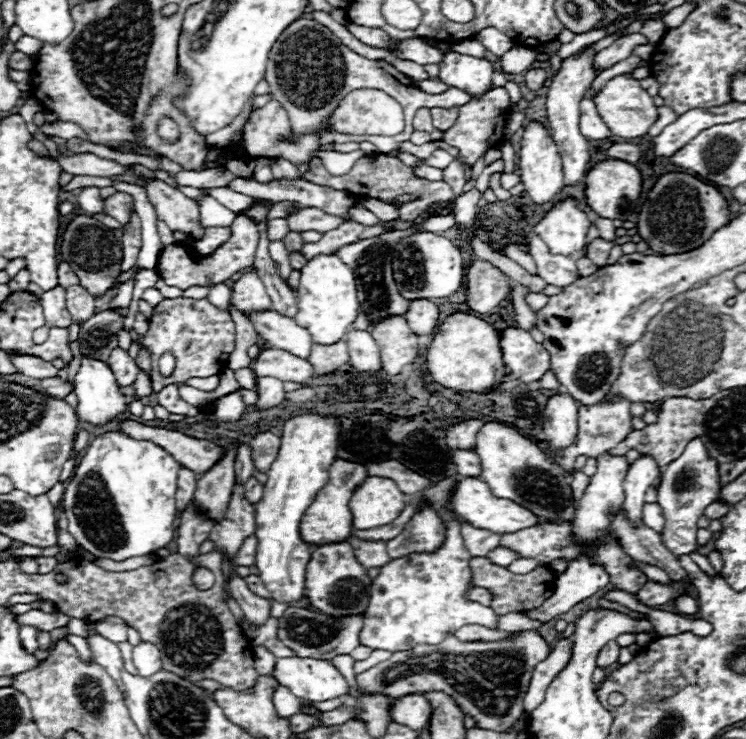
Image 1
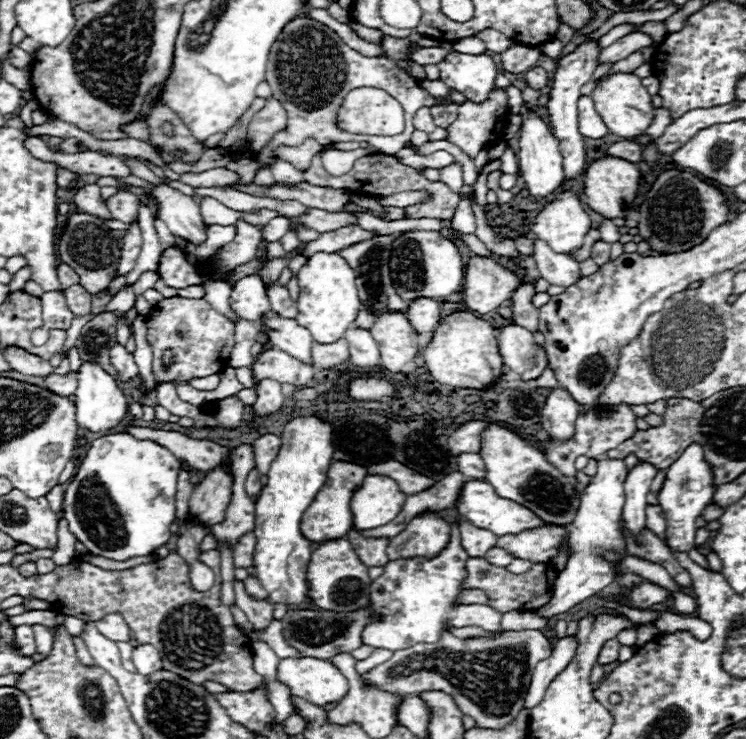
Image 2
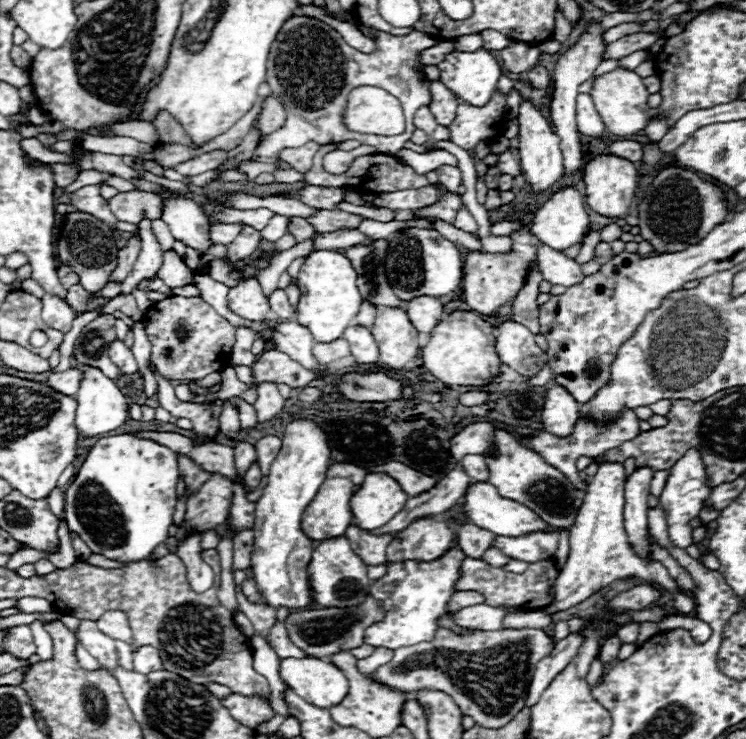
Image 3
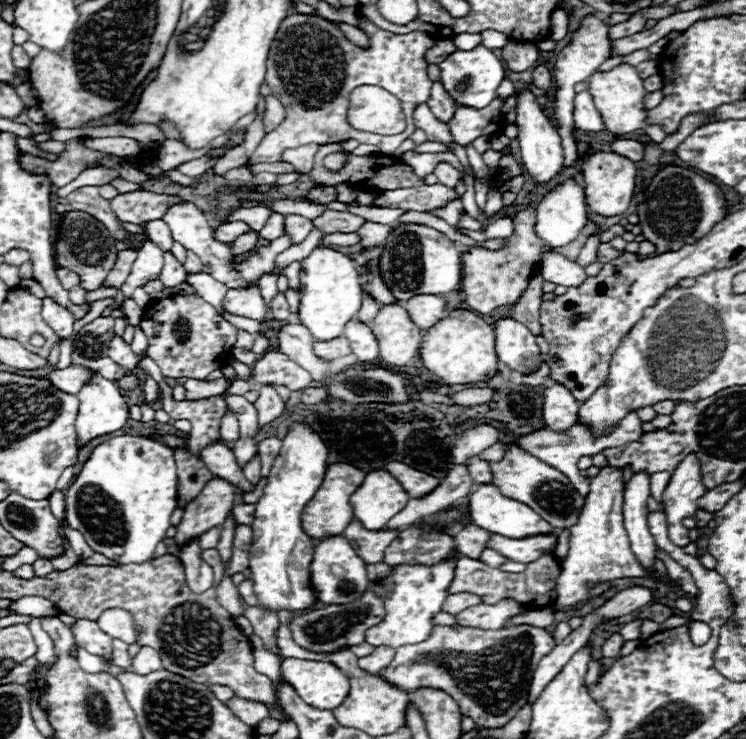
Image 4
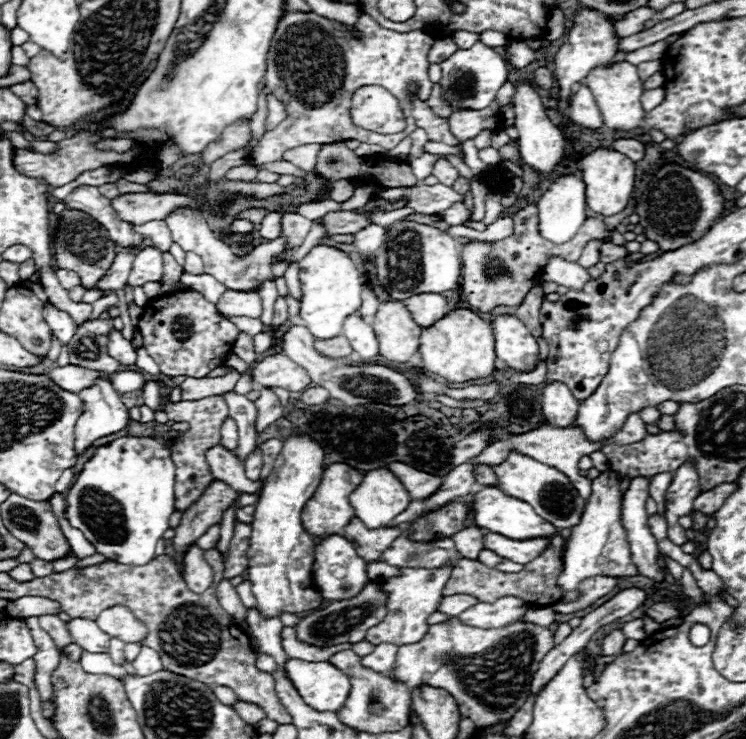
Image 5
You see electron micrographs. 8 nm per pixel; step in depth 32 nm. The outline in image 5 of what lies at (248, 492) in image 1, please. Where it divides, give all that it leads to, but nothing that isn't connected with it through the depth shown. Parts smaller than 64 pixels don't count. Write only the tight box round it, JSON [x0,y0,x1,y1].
[244,448,262,480]

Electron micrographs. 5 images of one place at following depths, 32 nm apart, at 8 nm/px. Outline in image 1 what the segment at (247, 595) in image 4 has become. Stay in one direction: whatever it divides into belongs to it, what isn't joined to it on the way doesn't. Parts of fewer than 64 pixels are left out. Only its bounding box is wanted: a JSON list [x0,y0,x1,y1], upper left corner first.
[246,574,270,600]

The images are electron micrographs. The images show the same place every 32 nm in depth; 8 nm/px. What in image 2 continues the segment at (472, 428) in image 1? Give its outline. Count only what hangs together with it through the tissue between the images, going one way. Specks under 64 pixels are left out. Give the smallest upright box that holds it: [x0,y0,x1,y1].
[448,420,488,456]

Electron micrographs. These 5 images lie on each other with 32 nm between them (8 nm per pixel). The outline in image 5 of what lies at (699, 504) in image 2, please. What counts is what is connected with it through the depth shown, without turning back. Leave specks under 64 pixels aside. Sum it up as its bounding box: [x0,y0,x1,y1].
[666,460,700,546]

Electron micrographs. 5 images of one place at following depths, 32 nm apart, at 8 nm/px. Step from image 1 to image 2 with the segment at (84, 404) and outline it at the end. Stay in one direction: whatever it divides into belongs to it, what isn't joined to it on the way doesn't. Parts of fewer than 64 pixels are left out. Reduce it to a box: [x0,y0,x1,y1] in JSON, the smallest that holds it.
[76,362,128,432]

